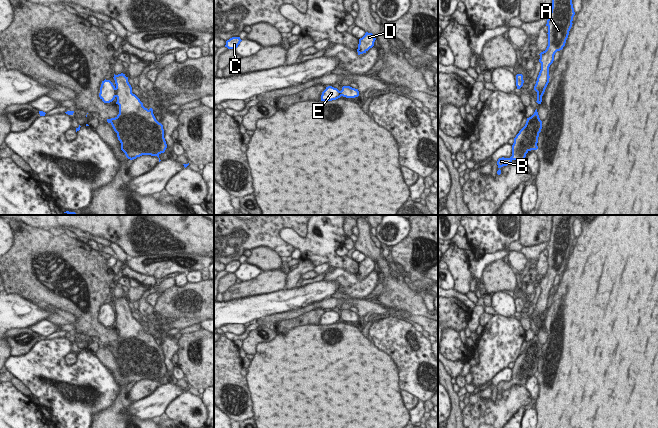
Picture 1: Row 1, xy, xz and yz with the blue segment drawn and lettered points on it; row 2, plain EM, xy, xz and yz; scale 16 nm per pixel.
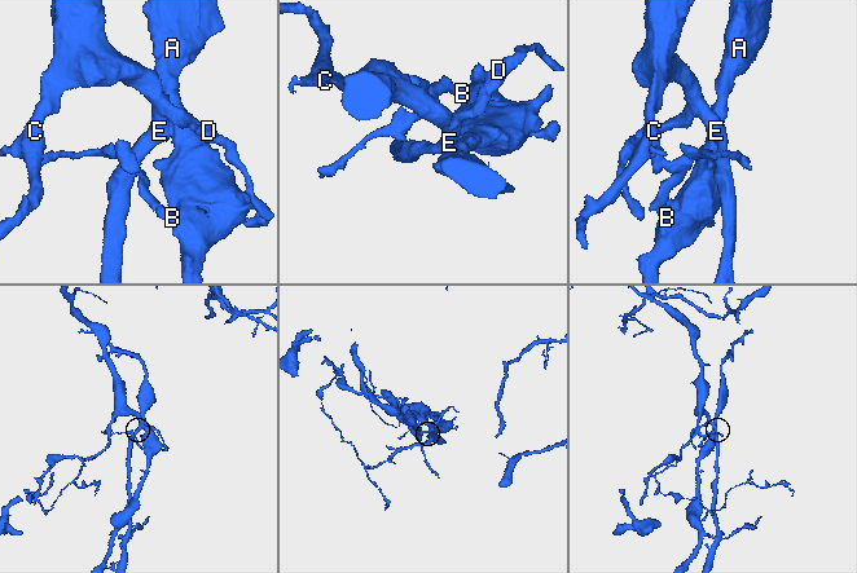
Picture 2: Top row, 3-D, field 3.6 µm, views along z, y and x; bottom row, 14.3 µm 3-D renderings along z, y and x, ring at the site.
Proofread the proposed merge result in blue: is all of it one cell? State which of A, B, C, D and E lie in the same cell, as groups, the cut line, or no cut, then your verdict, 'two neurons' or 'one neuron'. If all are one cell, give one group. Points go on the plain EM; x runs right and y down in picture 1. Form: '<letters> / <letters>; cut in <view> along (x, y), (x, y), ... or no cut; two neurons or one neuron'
A B / C D E; cut in xy along (115, 312), (117, 320); two neurons

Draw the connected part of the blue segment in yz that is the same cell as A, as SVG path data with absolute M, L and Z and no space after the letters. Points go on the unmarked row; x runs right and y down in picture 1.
M553 215L552 232L546 248L548 251L548 270L545 275L539 278L541 294L534 310L538 328L541 328L542 318L549 307L549 291L554 285L554 279L565 270L572 251L575 239L572 224L575 219L575 215Z

